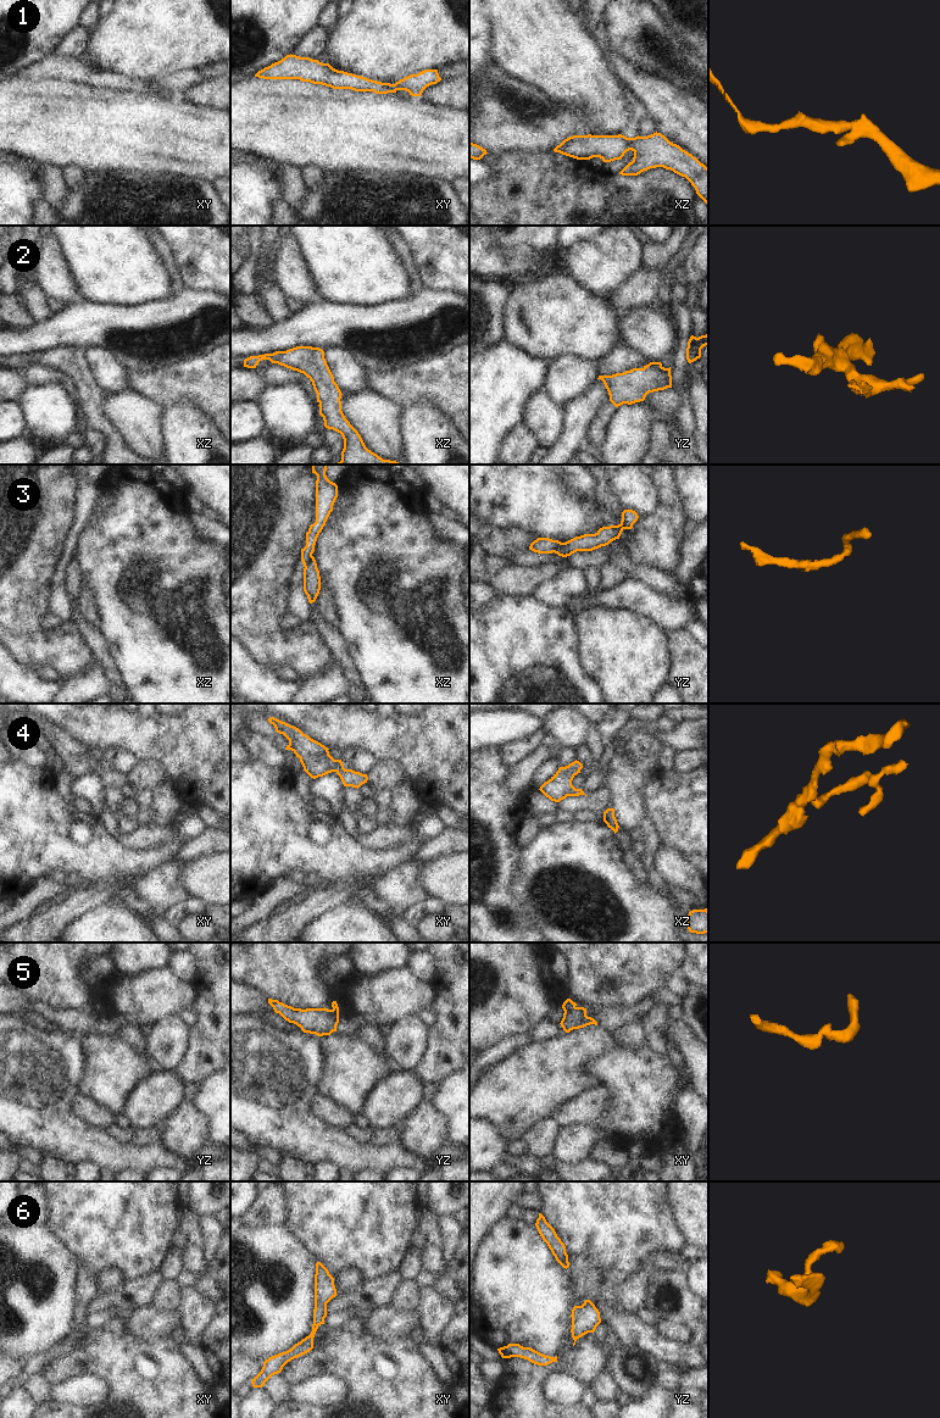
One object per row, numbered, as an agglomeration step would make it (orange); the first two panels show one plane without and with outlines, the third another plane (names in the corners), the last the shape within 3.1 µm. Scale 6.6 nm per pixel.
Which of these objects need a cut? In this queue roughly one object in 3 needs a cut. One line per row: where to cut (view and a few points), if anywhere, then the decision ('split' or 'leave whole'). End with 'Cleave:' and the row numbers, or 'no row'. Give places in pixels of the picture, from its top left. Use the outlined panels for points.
1: no cut | leave whole
2: no cut | leave whole
3: yz (565, 543), (552, 551) | split
4: no cut | leave whole
5: xy (574, 1006), (565, 1011) | split
6: no cut | leave whole
Cleave: 3, 5

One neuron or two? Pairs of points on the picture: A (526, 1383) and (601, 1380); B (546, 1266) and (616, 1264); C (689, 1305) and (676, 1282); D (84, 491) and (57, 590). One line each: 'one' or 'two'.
A: two
B: two
C: one
D: one

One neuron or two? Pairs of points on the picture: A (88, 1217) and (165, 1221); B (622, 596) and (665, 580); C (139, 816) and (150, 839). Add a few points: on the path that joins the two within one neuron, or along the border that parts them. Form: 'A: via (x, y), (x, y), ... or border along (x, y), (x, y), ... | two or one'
A: via (107, 1217), (145, 1219) | one
B: border along (629, 576), (677, 596) | two
C: border along (153, 821), (140, 827) | two

